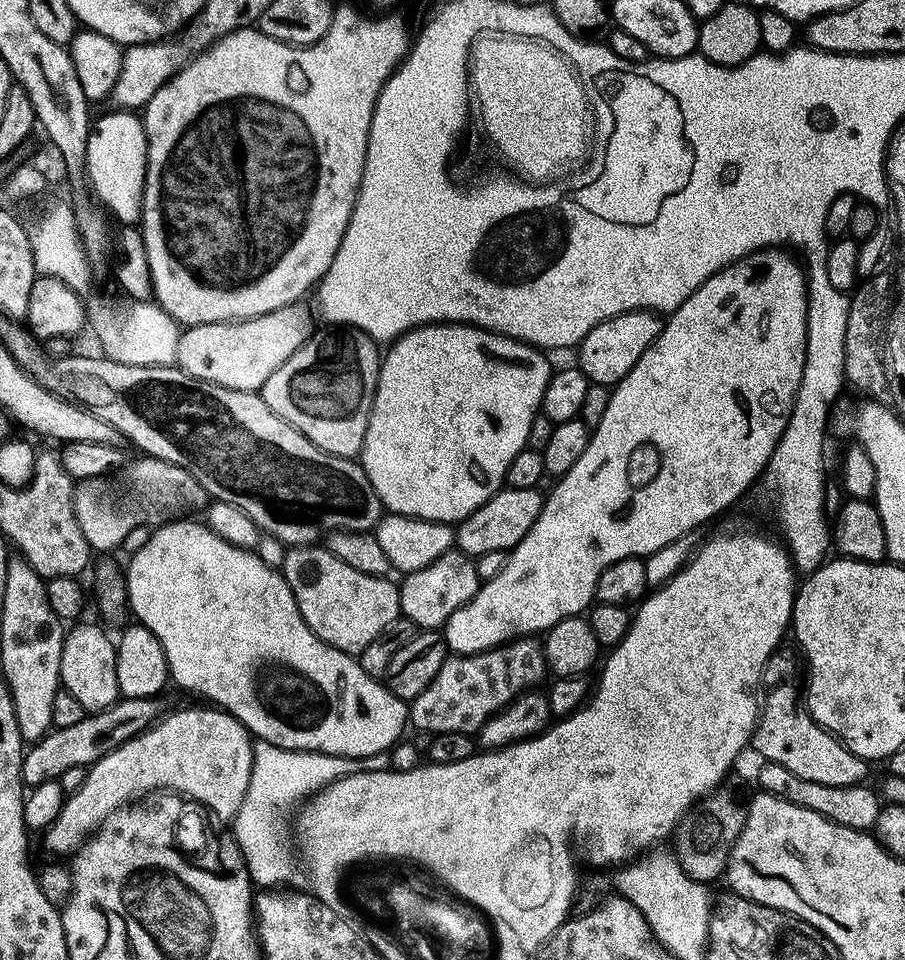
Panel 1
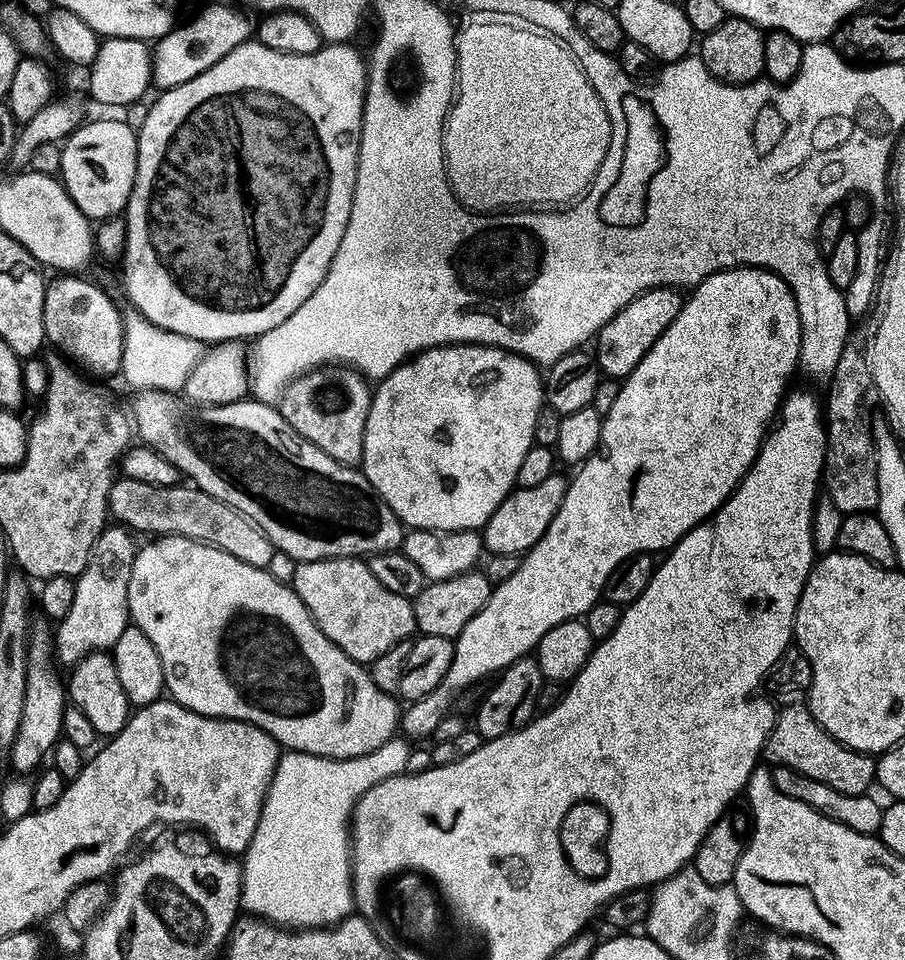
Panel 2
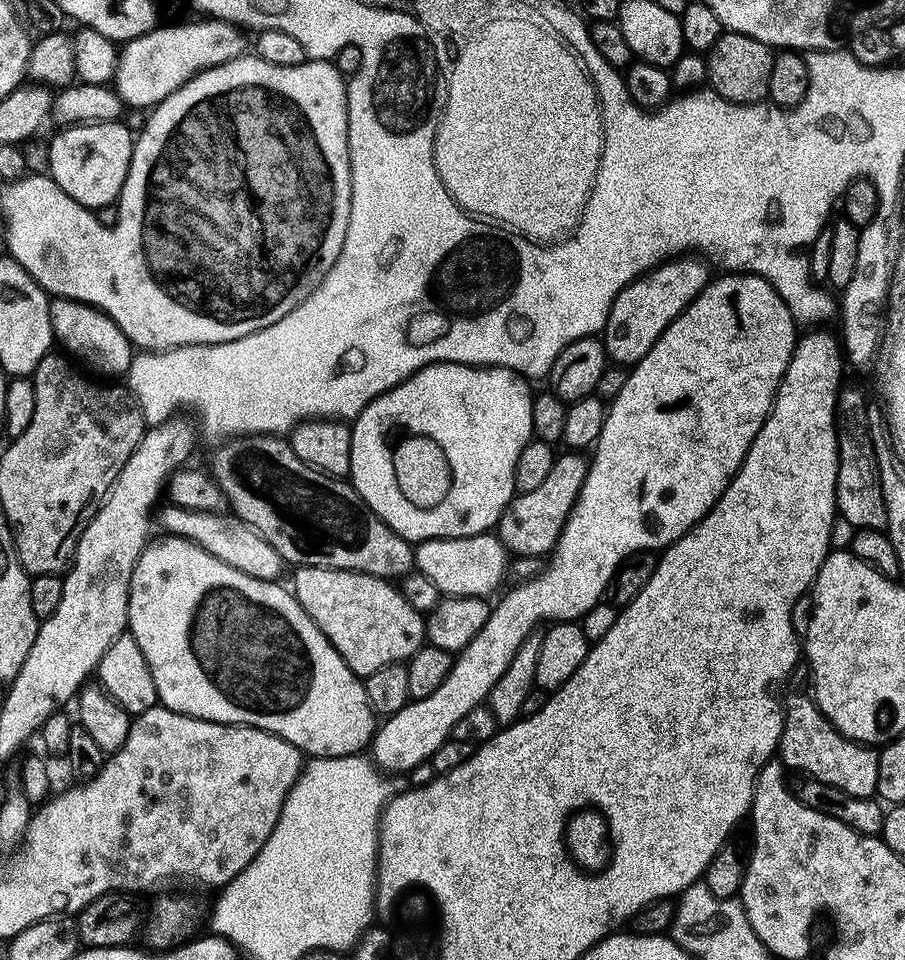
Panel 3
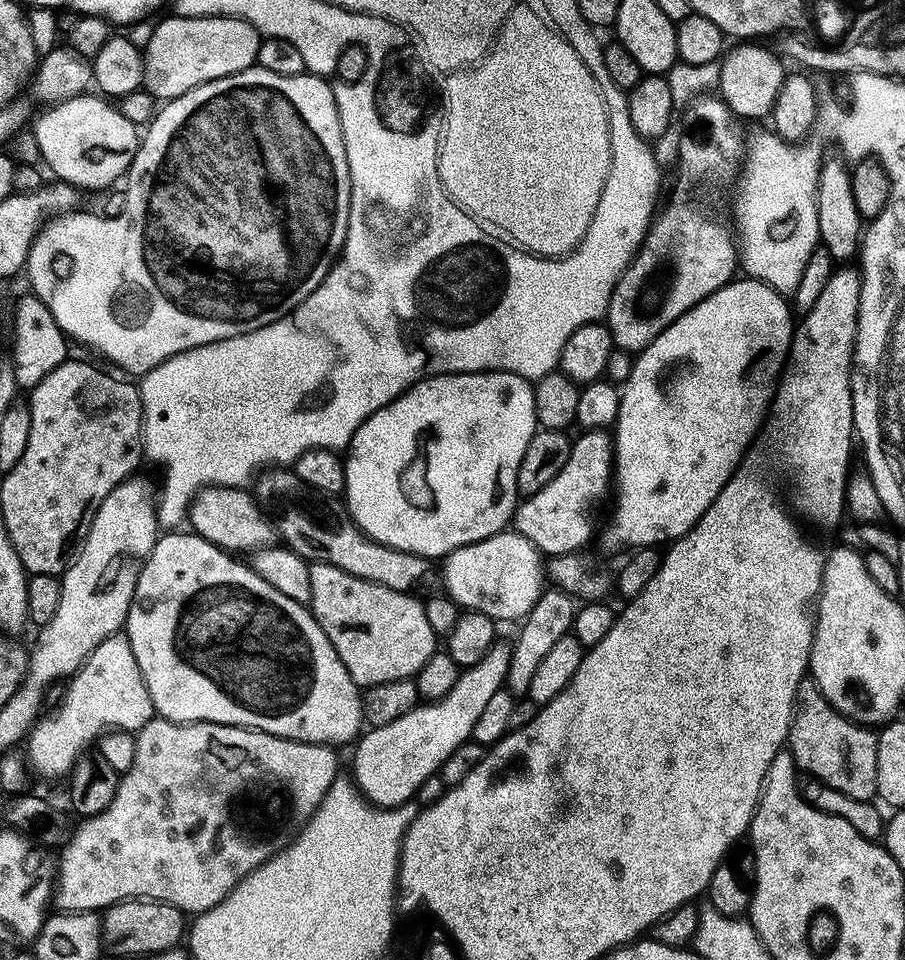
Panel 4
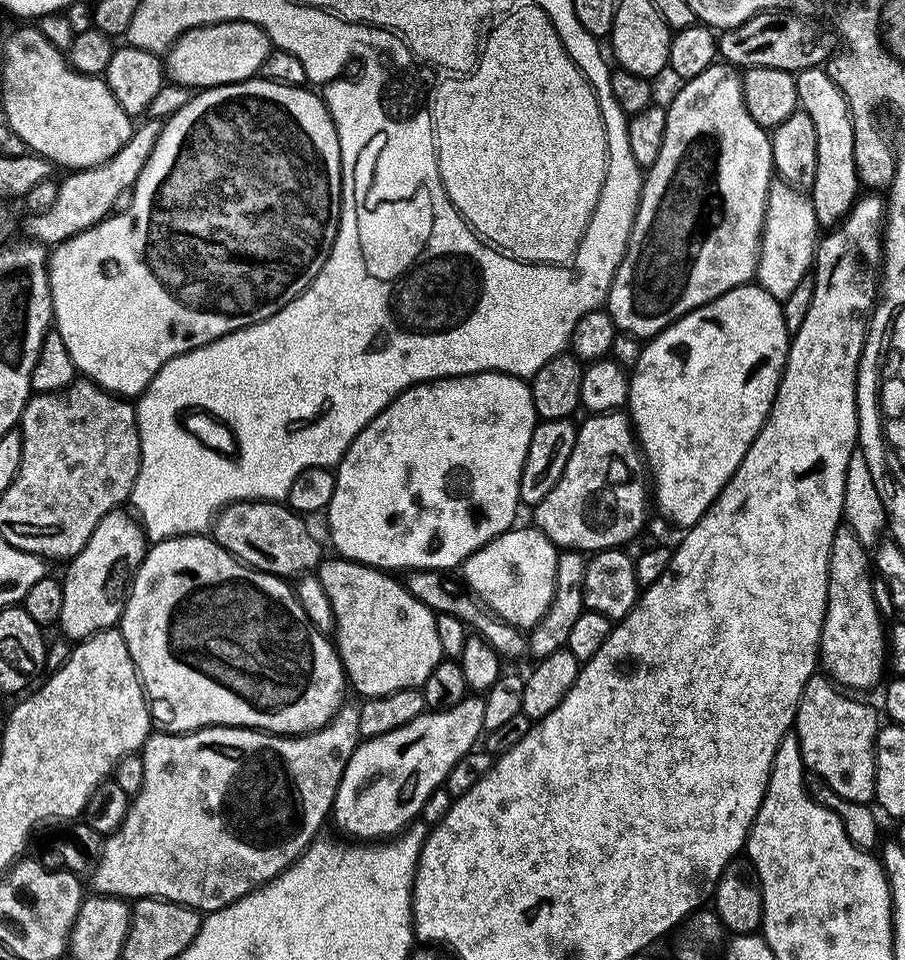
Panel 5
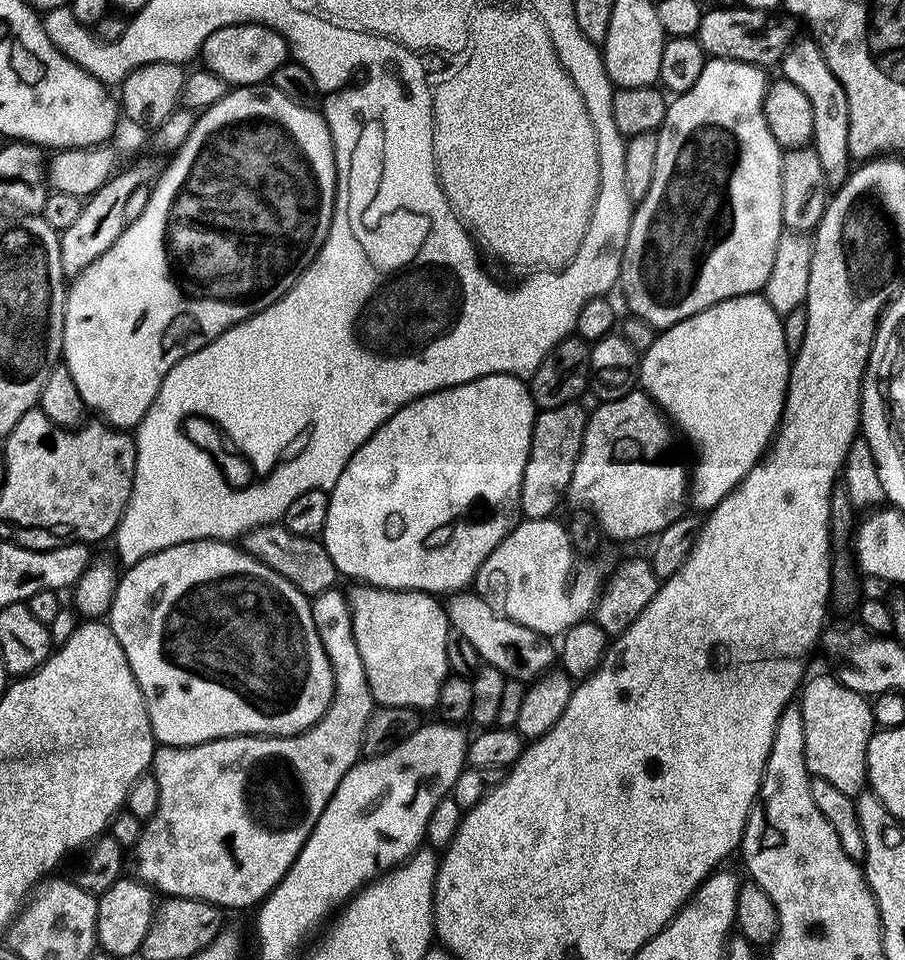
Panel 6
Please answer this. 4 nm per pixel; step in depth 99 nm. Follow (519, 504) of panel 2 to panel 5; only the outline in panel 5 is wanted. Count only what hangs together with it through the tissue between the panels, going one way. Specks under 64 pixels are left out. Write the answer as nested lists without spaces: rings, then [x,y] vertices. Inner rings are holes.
[[[627,411],[597,412],[583,417],[576,430],[574,450],[570,450],[570,462],[558,478],[558,486],[534,505],[535,527],[540,529],[557,549],[576,549],[583,554],[606,551],[608,548],[623,549],[639,534],[648,520],[650,508],[650,473],[646,467],[640,446]]]

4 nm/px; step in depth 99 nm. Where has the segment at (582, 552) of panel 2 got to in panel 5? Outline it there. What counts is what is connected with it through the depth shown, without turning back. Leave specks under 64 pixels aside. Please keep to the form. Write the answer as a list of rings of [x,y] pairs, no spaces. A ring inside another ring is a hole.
[[[759,283],[740,284],[734,290],[706,302],[702,307],[695,308],[693,312],[686,313],[667,328],[663,328],[658,335],[651,337],[645,343],[648,345],[641,350],[640,357],[636,360],[636,369],[631,369],[626,411],[631,419],[640,451],[644,453],[646,467],[650,473],[650,484],[654,489],[654,504],[655,507],[657,504],[661,514],[670,523],[677,524],[680,530],[691,528],[704,517],[708,507],[716,501],[716,497],[728,485],[728,480],[738,470],[742,458],[746,458],[746,450],[750,450],[754,438],[762,430],[764,423],[768,421],[768,415],[784,373],[784,363],[788,360],[790,343],[790,335],[786,328],[781,305],[781,301],[773,298],[767,290],[760,287]],[[469,694],[458,706],[450,706],[450,710],[433,712],[425,710],[418,718],[398,726],[398,730],[390,730],[381,736],[369,736],[357,744],[350,762],[340,779],[336,791],[336,800],[332,804],[331,819],[348,836],[356,836],[360,842],[380,842],[385,838],[395,837],[404,831],[421,815],[423,804],[436,788],[447,781],[450,770],[467,752],[477,747],[484,732],[482,714],[484,701],[479,695]]]

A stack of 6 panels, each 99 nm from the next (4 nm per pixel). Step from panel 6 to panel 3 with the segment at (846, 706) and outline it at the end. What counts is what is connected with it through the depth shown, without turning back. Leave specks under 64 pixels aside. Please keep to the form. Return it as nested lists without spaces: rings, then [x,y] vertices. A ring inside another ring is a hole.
[[[815,699],[800,700],[787,705],[784,725],[778,741],[778,760],[785,769],[796,774],[813,776],[826,786],[834,786],[851,796],[877,795],[880,753],[875,747],[848,740],[822,715]]]

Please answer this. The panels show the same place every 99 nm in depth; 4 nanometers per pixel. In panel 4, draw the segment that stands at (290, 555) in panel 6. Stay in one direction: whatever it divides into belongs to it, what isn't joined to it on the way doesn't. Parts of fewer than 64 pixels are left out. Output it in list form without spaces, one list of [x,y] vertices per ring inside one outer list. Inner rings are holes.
[[[201,488],[188,506],[187,523],[195,535],[229,554],[251,554],[257,548],[267,548],[274,540],[274,525],[251,491],[239,488]]]

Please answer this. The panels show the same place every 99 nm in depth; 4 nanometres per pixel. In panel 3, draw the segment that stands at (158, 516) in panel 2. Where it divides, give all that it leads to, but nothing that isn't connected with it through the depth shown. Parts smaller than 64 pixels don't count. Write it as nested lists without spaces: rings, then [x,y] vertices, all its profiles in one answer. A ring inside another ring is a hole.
[[[169,503],[167,507],[160,512],[160,524],[165,528],[165,533],[183,536],[193,544],[199,544],[211,556],[216,556],[259,580],[276,580],[279,577],[282,561],[274,546],[270,546],[256,529],[244,523],[239,516],[219,516],[219,511],[216,510],[193,510],[184,508],[181,504]]]

